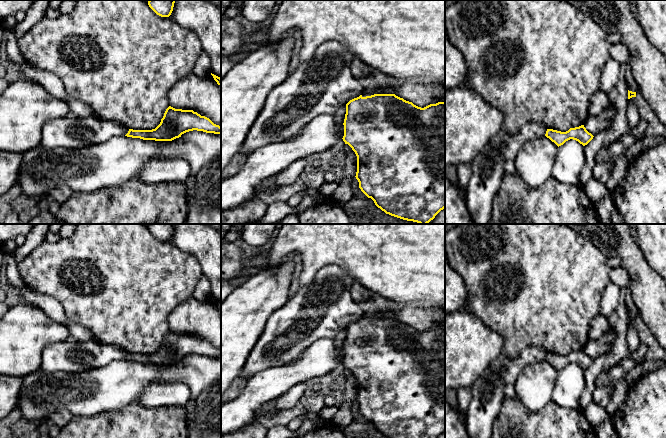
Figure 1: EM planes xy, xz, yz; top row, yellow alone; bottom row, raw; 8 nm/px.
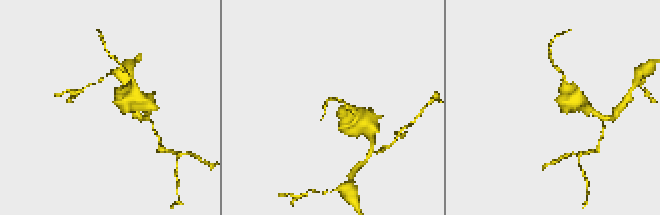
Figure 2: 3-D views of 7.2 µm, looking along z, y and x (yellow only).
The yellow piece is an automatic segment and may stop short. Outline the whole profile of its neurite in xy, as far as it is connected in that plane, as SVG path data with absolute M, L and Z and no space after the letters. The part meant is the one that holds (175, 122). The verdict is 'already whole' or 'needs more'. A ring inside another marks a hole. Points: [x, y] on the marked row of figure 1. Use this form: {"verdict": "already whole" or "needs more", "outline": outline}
{"verdict": "already whole", "outline": "M169 106L155 129L129 129L125 136L143 140L172 141L193 130L221 134L221 127L214 124L209 118L201 116L193 110L175 109Z"}

